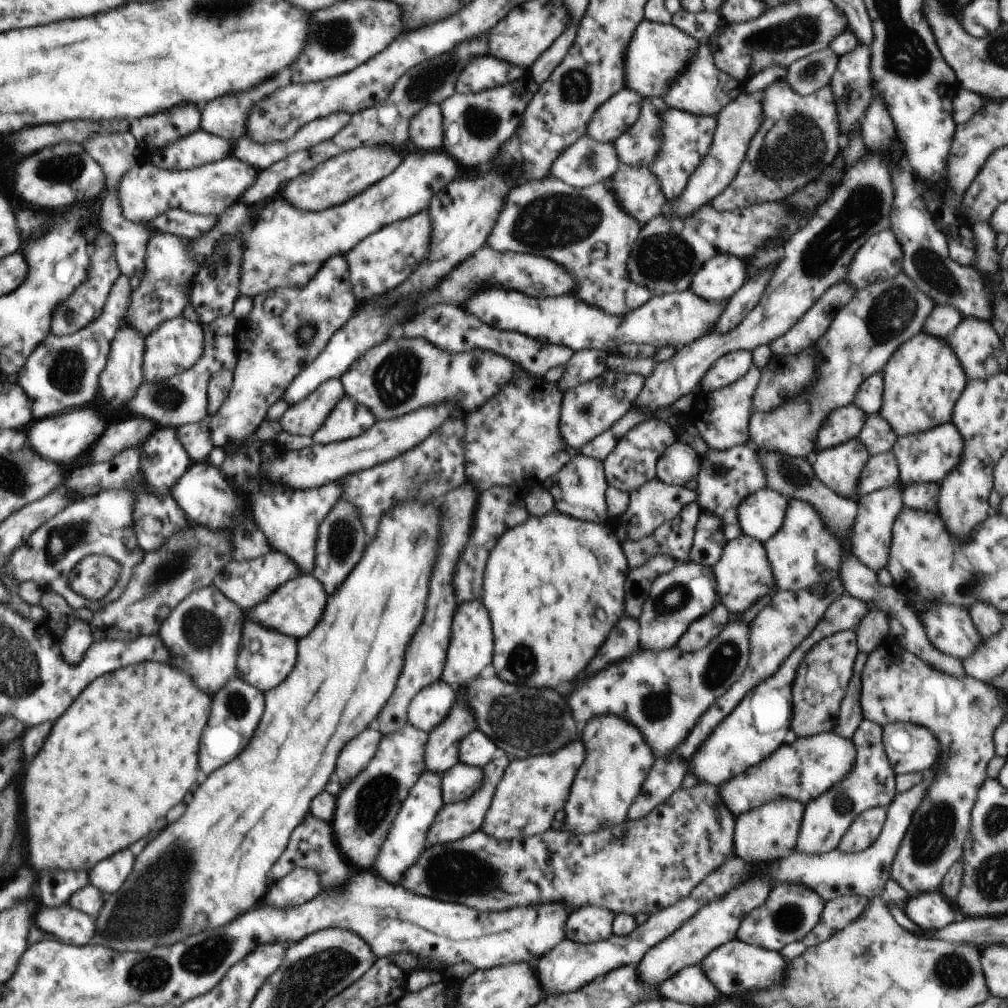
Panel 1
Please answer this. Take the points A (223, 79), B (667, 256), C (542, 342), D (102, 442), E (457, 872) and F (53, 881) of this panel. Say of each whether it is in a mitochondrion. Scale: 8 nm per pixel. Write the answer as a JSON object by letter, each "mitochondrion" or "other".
{"A":"other","B":"mitochondrion","C":"other","D":"other","E":"mitochondrion","F":"other"}

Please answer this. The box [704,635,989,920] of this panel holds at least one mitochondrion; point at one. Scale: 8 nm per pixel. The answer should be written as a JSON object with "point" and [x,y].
{"point":[931,836]}

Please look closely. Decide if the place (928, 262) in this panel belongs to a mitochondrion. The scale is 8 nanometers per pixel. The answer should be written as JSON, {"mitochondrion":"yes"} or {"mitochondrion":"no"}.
{"mitochondrion":"yes"}

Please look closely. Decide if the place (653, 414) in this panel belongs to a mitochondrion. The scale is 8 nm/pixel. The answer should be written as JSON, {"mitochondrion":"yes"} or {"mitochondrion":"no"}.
{"mitochondrion":"no"}

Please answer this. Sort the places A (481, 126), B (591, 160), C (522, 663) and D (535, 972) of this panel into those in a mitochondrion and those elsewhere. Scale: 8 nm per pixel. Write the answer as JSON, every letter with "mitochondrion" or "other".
{"A":"mitochondrion","B":"mitochondrion","C":"mitochondrion","D":"other"}

